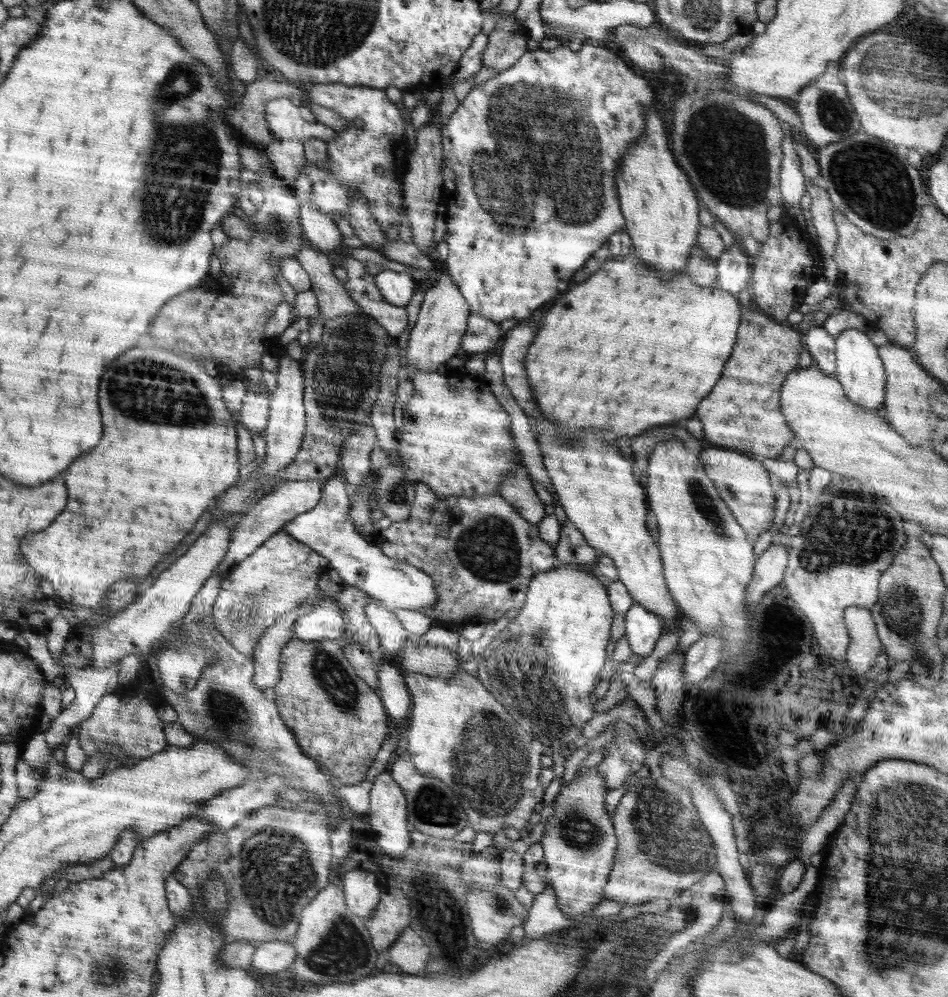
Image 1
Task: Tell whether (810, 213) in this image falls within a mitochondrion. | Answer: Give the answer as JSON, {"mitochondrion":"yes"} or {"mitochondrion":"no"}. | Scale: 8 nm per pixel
{"mitochondrion":"no"}

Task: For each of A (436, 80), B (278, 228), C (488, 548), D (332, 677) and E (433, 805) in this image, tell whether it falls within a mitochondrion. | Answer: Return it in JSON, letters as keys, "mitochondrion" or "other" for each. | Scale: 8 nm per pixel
{"A":"other","B":"mitochondrion","C":"mitochondrion","D":"mitochondrion","E":"mitochondrion"}

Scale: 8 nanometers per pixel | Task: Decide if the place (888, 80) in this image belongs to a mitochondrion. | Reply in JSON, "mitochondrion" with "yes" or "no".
{"mitochondrion":"yes"}

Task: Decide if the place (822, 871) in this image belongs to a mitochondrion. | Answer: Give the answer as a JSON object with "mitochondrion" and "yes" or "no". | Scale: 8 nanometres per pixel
{"mitochondrion":"no"}

